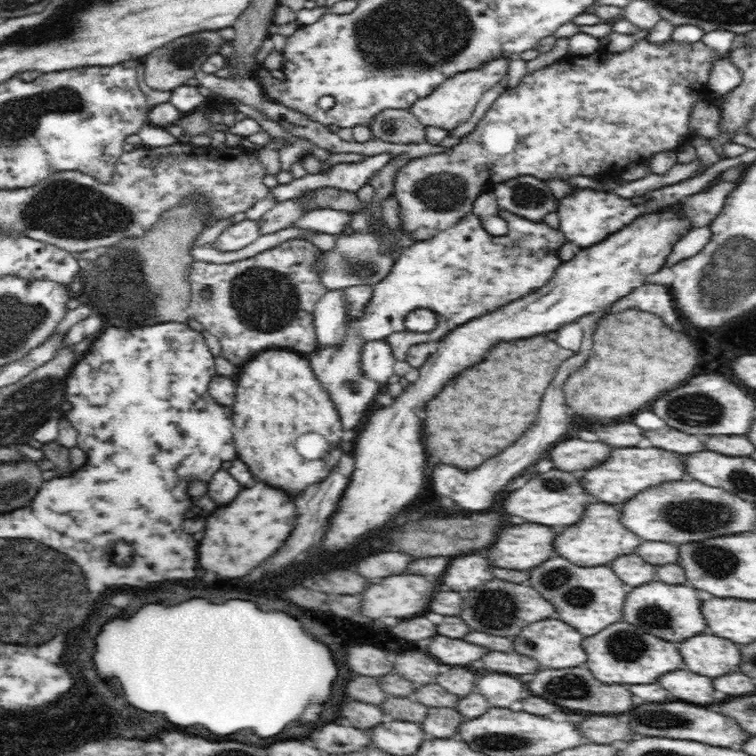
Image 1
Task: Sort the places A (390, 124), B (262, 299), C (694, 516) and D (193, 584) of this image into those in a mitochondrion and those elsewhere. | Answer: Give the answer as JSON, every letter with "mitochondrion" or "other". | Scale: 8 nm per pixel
{"A":"mitochondrion","B":"mitochondrion","C":"mitochondrion","D":"other"}

